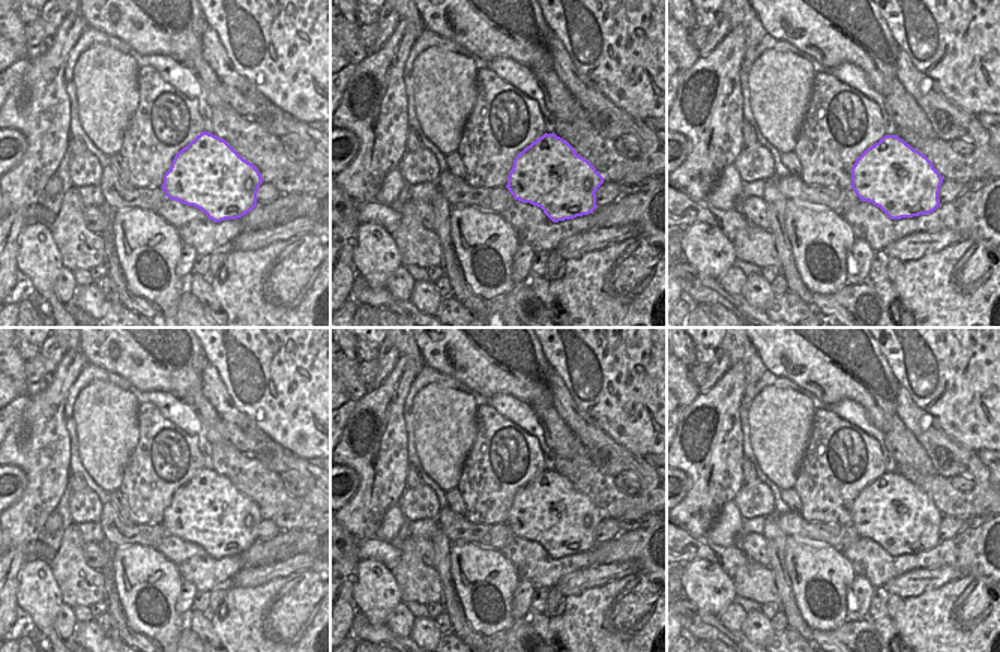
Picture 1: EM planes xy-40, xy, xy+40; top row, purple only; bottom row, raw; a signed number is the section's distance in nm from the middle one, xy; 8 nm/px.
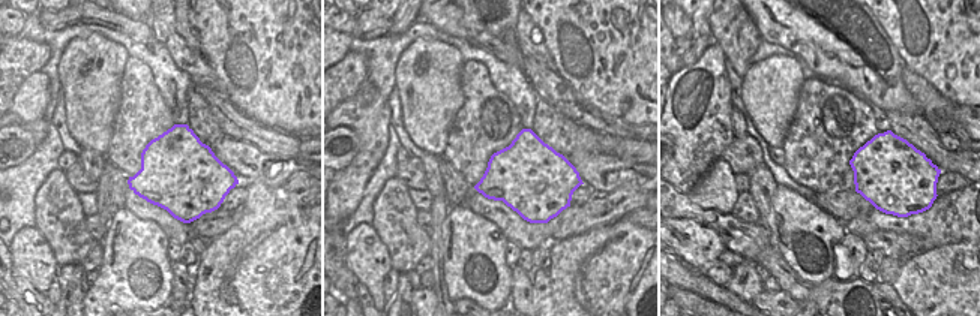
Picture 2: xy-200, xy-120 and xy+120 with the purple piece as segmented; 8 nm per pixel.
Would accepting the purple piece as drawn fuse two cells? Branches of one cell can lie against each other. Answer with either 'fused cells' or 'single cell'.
fused cells

